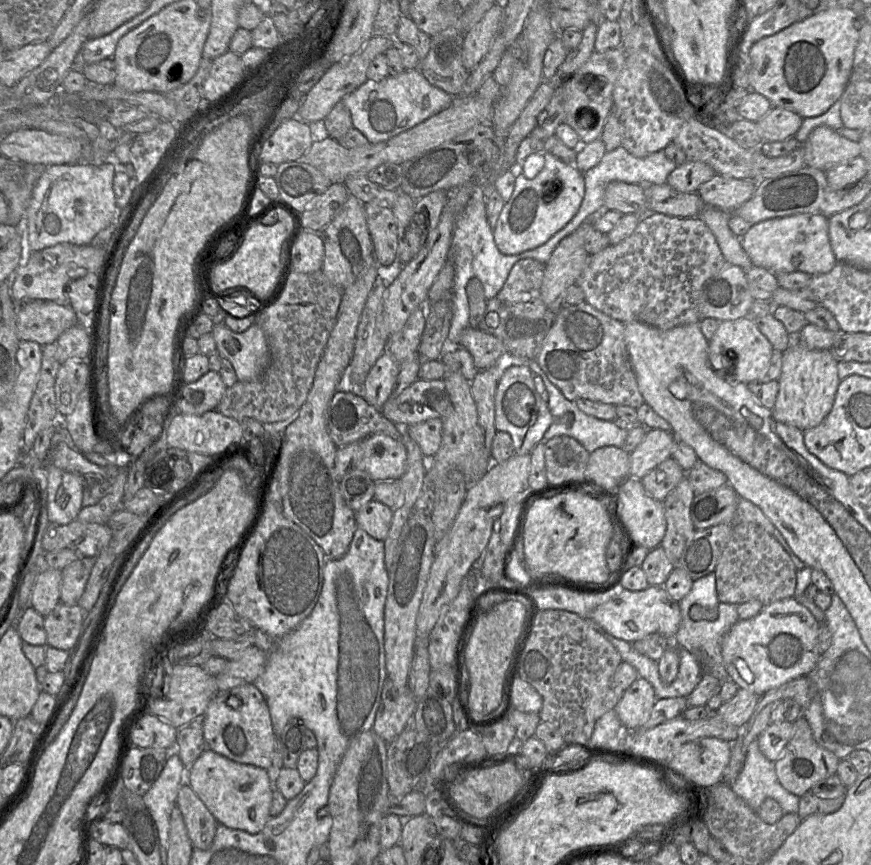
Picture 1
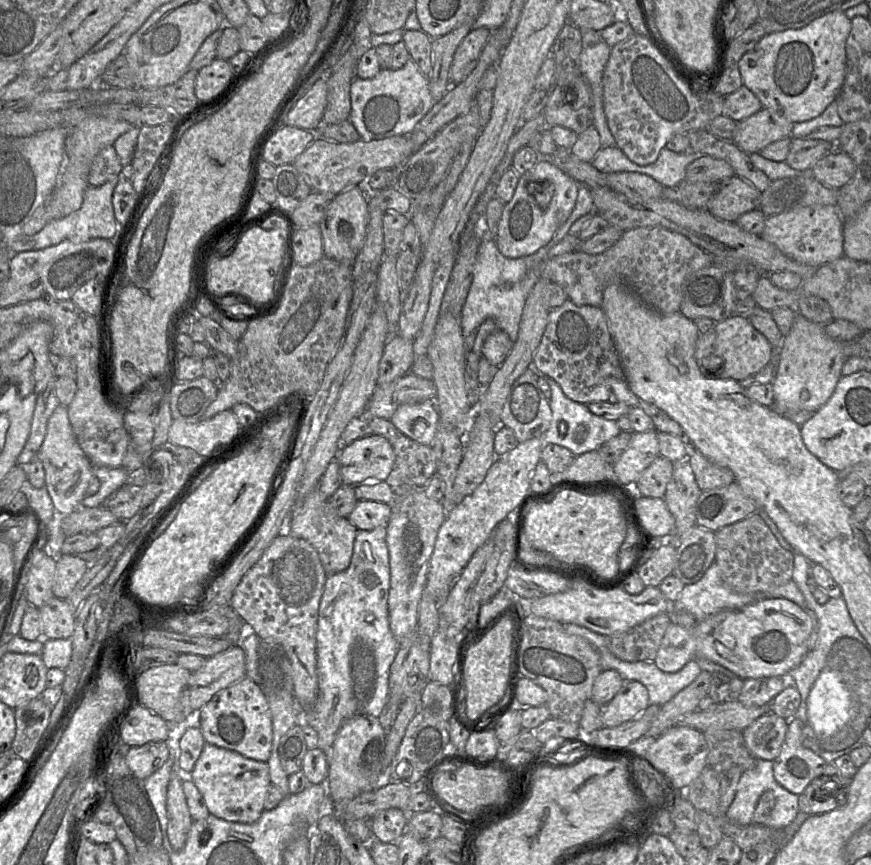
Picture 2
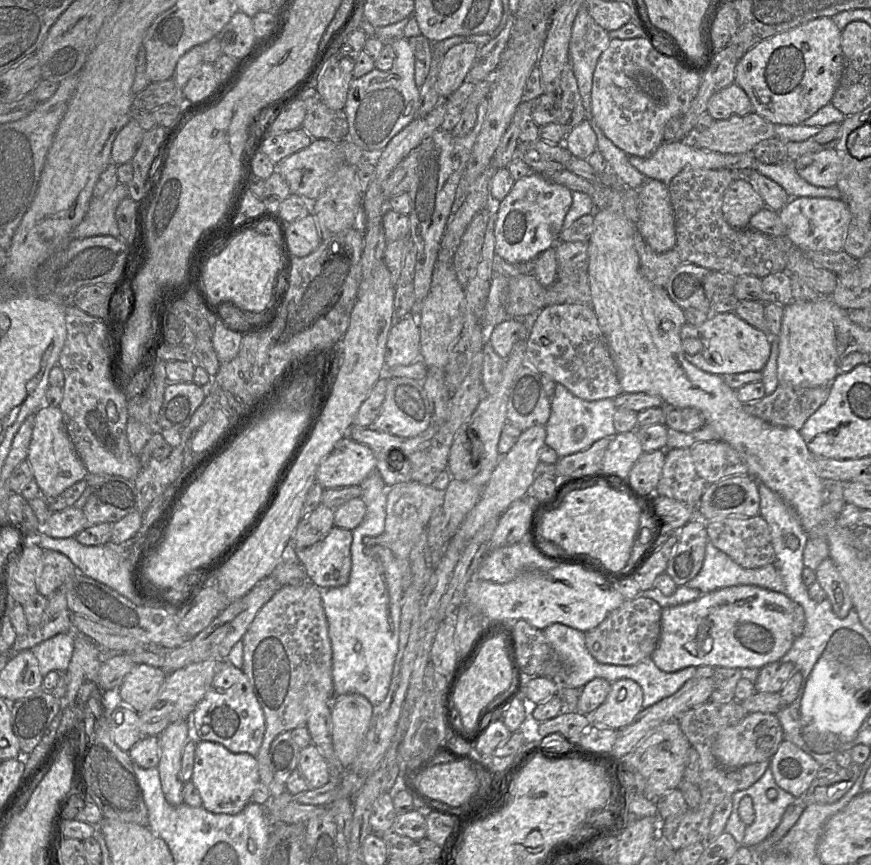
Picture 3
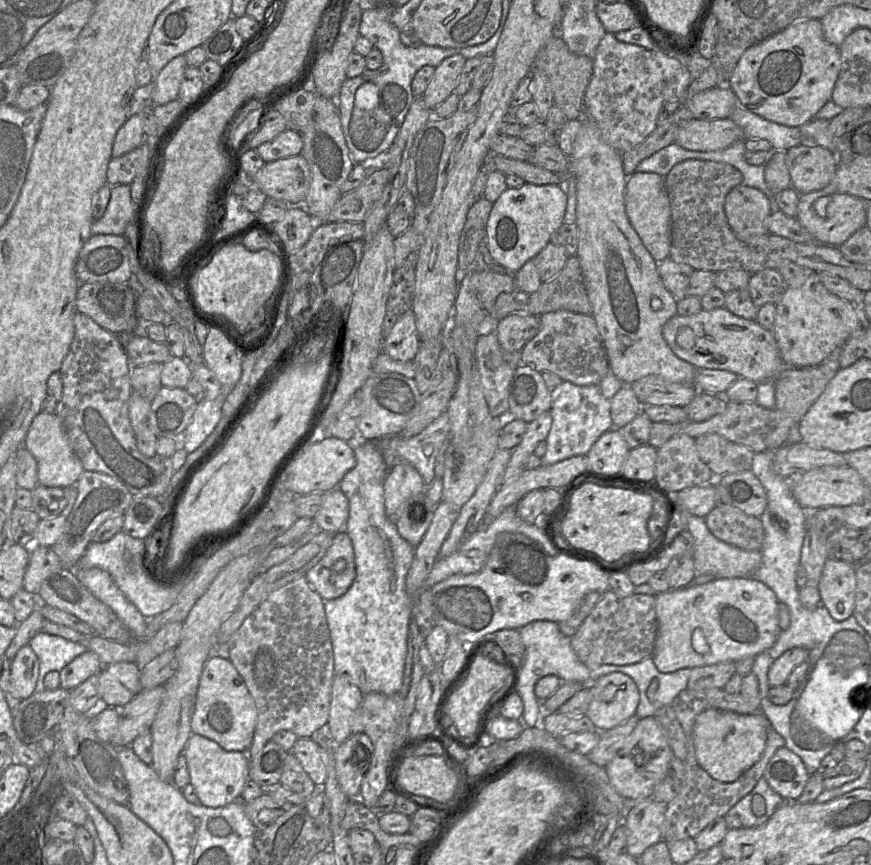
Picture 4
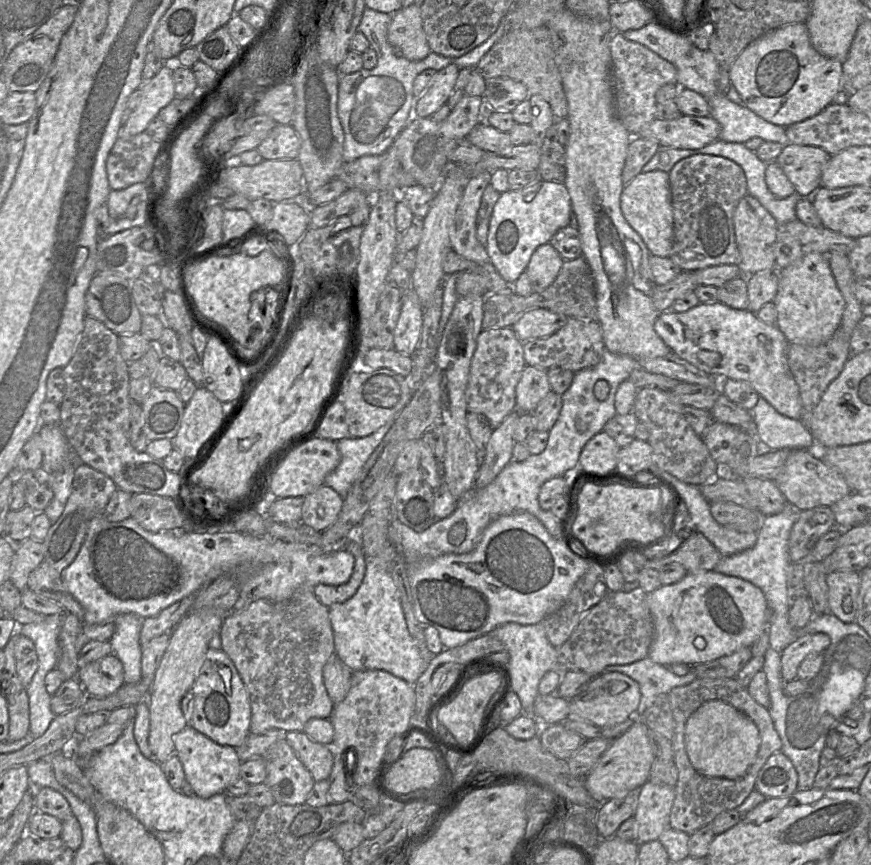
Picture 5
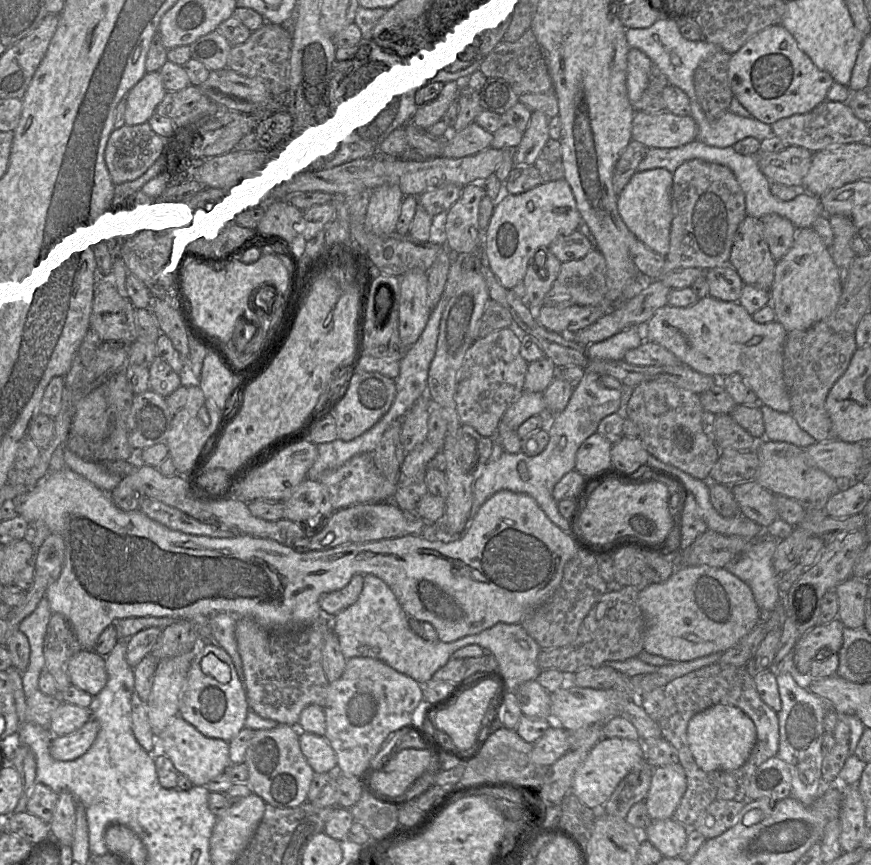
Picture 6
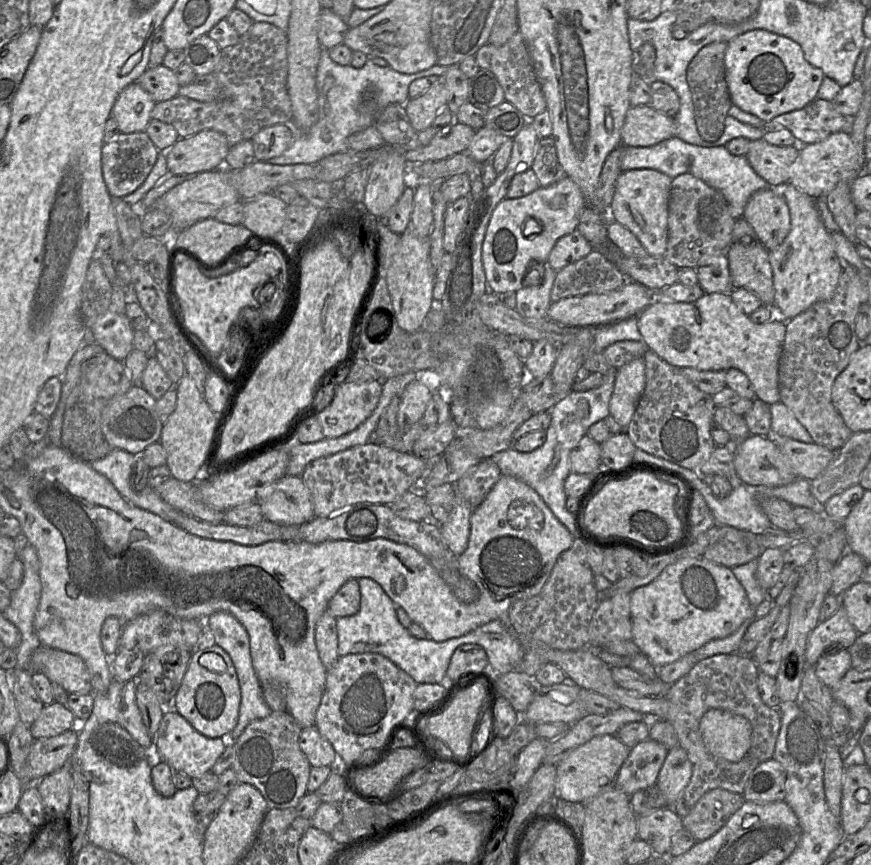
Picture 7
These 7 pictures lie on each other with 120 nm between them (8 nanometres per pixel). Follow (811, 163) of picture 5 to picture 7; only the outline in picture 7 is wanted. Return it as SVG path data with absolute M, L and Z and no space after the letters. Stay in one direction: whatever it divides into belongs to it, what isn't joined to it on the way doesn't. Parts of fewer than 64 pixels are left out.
M763 138L750 142L746 158L754 171L770 187L782 187L790 178L790 168L799 154L800 145L775 146Z

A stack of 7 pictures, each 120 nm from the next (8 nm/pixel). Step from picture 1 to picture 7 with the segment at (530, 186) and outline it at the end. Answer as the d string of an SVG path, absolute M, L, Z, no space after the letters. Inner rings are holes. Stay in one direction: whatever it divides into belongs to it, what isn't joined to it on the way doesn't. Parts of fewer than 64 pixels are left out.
M569 177L551 186L539 187L524 197L500 201L492 212L482 243L482 264L488 291L499 296L516 293L523 286L529 263L534 260L542 263L532 271L543 269L556 242L577 230L585 206L586 199L580 186ZM529 219L538 222L541 232L524 235Z

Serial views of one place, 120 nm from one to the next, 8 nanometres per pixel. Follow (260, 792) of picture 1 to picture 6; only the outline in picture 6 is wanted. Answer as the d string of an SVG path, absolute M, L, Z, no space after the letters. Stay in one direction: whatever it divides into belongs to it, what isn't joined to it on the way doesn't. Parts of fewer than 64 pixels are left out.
M179 715L169 722L156 740L158 742L158 752L166 755L177 772L187 777L195 786L204 786L232 765L229 759L228 742L204 736Z

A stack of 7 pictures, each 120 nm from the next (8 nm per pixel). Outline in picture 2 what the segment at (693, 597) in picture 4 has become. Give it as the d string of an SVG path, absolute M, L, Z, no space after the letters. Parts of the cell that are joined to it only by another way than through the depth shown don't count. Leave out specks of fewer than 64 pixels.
M765 598L739 609L723 610L697 623L692 629L671 623L661 641L656 666L663 672L676 673L689 661L705 658L722 665L740 679L761 677L787 677L809 651L809 639L813 631L813 619L796 603L785 598Z

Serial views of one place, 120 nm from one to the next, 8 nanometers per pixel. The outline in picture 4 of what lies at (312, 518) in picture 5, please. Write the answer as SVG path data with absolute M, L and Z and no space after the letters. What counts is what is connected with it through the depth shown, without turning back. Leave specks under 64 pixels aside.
M339 488L322 493L322 505L313 517L322 531L338 533L345 530L349 515L348 499Z

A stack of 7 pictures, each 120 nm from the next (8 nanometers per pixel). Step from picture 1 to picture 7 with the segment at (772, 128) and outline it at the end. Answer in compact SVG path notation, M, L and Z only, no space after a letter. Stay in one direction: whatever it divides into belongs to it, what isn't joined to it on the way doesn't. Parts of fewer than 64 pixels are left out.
M650 105L631 106L621 129L621 145L649 147L675 136L674 117Z

